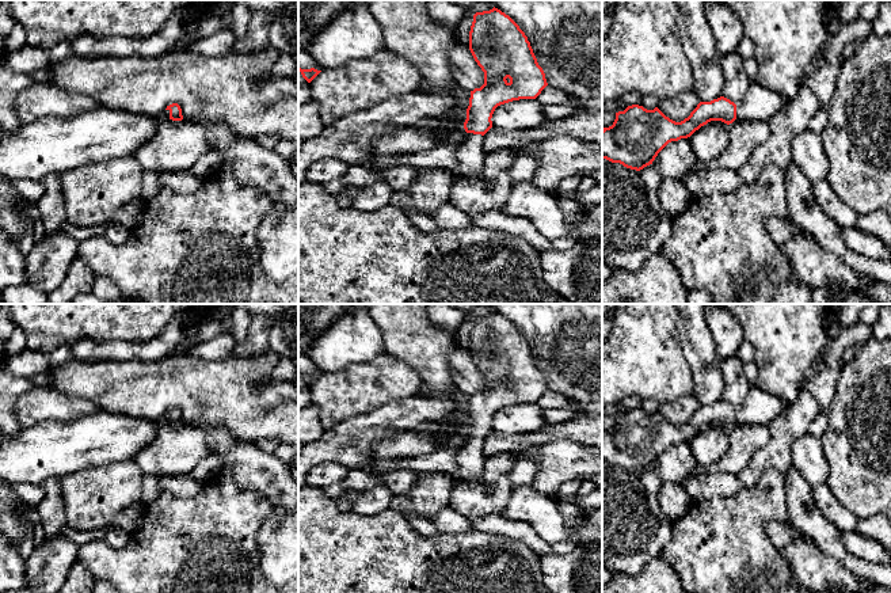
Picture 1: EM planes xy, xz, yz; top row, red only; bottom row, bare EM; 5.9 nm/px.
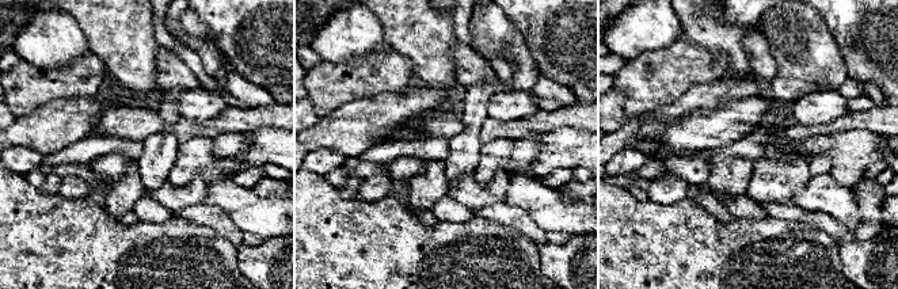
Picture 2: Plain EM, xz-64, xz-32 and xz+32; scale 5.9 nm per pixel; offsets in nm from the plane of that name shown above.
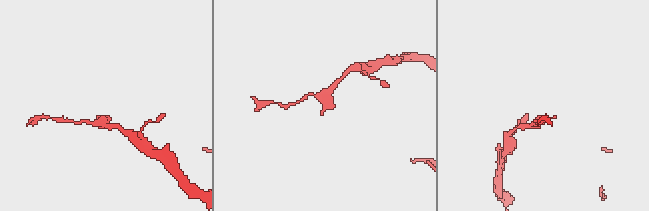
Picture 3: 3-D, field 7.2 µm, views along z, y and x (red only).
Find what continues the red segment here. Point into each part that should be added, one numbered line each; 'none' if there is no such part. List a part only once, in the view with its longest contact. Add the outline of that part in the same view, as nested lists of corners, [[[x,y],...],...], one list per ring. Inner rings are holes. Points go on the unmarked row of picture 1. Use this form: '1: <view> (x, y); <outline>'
1: xz (471, 460); [[[467,437],[467,442],[457,452],[457,471],[452,474],[453,484],[462,478],[479,478],[483,475],[486,456],[481,438]]]

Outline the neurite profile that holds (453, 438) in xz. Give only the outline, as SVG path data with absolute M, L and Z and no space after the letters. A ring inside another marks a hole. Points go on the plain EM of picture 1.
M449 432L439 434L438 441L441 448L461 448L467 442L467 436L464 432Z

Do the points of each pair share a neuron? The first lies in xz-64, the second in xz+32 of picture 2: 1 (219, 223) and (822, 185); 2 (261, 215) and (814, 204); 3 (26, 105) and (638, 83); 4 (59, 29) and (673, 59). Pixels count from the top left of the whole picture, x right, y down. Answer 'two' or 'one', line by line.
1: two
2: one
3: one
4: two

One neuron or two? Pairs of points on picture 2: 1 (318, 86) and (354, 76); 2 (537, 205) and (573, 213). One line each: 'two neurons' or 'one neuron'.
1: one neuron
2: one neuron

